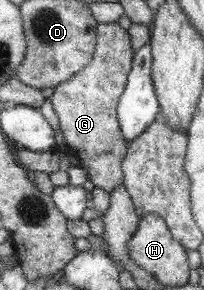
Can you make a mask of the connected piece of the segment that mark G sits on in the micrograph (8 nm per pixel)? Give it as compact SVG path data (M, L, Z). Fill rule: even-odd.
M102 23L98 42L94 62L74 75L72 80L57 87L50 100L60 119L69 149L79 156L95 187L113 194L124 184L122 163L125 162L129 148L118 120L118 103L128 86L128 76L136 52L129 31L118 23Z

